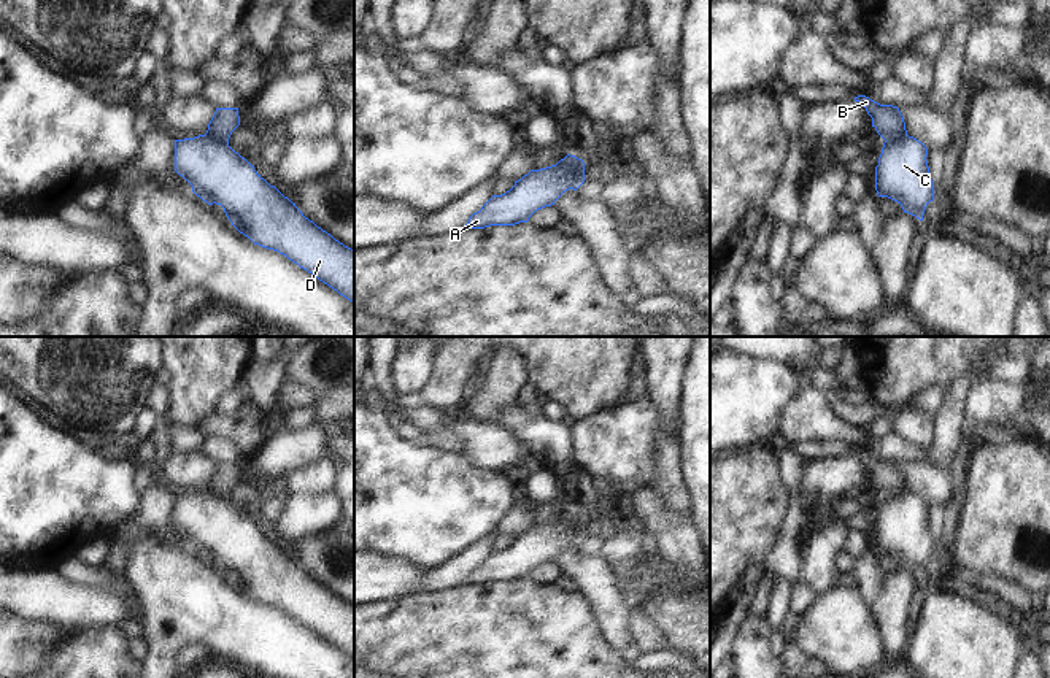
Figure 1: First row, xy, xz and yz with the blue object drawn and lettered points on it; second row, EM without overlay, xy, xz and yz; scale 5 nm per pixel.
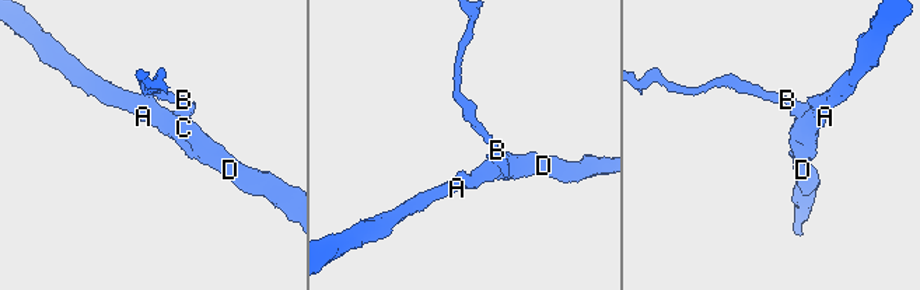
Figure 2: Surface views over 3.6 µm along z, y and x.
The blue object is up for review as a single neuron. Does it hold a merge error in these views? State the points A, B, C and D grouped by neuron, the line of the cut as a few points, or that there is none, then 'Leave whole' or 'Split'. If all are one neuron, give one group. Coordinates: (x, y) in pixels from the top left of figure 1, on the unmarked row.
Groups: A C D / B. Split along xz (577, 515), (571, 524), (583, 532). Split.

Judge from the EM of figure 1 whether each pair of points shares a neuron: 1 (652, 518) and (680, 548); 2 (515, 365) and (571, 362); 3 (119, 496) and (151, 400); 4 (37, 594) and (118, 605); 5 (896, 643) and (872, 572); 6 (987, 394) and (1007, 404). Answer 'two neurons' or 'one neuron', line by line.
1: one neuron
2: two neurons
3: two neurons
4: one neuron
5: one neuron
6: one neuron

